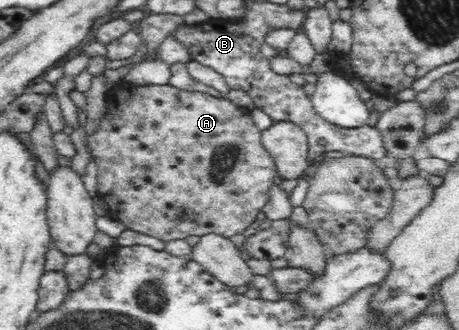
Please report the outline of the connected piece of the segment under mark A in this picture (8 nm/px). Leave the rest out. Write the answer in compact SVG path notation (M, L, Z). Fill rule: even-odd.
M124 82L113 86L113 89L109 92L108 99L118 102L120 116L114 116L110 122L101 121L101 126L98 126L98 128L102 132L98 132L98 142L104 142L104 136L110 136L110 138L106 138L106 144L86 146L90 158L94 159L97 164L97 192L104 204L106 204L108 220L120 221L126 229L156 237L164 242L185 239L188 236L201 237L206 233L216 233L229 238L235 234L242 234L256 220L256 215L263 210L264 204L268 202L267 194L271 186L274 185L274 178L276 178L277 172L273 158L261 143L262 130L259 130L254 121L252 121L250 110L245 115L230 100L216 99L203 92L185 91L171 85L136 85Z

